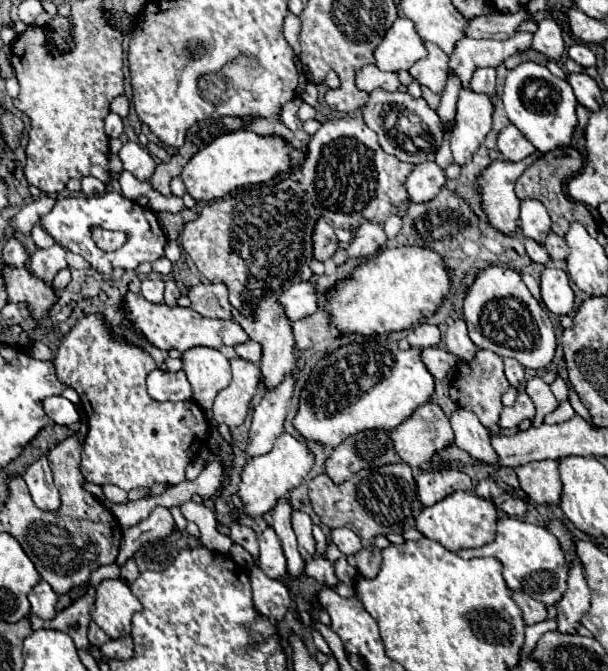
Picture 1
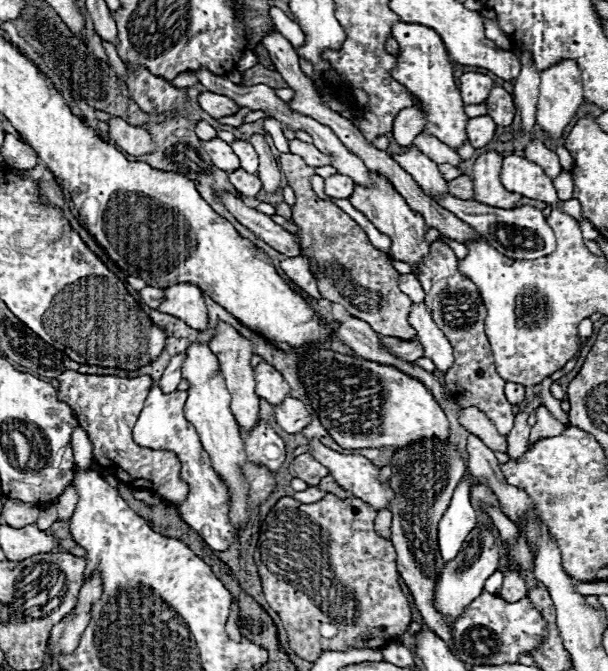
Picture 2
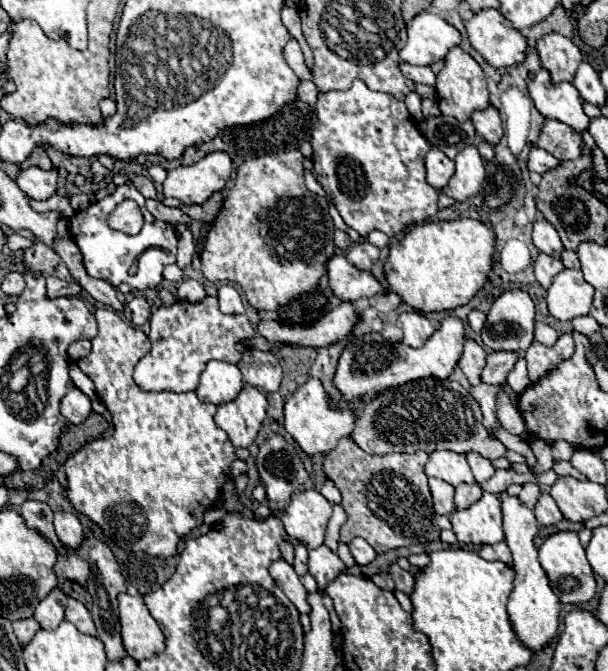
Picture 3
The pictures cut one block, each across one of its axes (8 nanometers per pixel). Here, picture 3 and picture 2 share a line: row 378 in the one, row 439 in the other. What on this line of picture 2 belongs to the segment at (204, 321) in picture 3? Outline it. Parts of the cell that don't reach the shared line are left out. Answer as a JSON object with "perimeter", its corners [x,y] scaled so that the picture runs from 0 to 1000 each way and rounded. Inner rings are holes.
{"perimeter":[[[253,569],[250,581],[240,593],[240,602],[227,620],[227,629],[220,635],[220,659],[230,665],[240,665],[240,668],[253,668],[253,671],[289,674],[289,680],[299,692],[299,715],[306,715],[313,721],[313,736],[309,736],[306,748],[299,754],[293,754],[296,772],[309,784],[316,784],[349,820],[368,823],[368,820],[375,820],[378,808],[388,799],[388,790],[375,775],[378,739],[375,739],[372,721],[352,703],[345,683],[336,674],[319,635],[303,623],[306,587],[309,584],[303,584],[303,581],[286,581],[280,587],[270,587],[263,572]]]}

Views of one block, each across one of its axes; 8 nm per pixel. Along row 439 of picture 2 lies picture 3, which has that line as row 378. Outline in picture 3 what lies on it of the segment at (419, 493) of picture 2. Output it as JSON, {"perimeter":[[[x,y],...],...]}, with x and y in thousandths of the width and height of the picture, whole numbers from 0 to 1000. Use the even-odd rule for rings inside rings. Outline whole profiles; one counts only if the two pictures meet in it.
{"perimeter":[[[684,566],[681,572],[664,572],[655,578],[641,578],[609,596],[592,623],[586,626],[582,644],[576,647],[582,662],[589,662],[605,677],[641,677],[641,674],[711,674],[711,671],[743,671],[753,677],[789,677],[803,686],[816,686],[832,677],[832,668],[822,656],[803,647],[803,641],[793,635],[793,614],[770,581],[763,581],[747,566]]]}

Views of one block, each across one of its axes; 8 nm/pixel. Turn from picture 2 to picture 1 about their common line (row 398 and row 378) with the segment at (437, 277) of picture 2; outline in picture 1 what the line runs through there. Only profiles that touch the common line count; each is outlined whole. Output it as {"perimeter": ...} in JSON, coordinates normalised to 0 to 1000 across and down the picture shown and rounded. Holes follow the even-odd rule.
{"perimeter":[[[786,522],[776,539],[763,539],[750,557],[747,566],[740,569],[740,593],[750,605],[766,608],[770,614],[780,614],[793,635],[806,641],[809,647],[822,647],[826,638],[819,638],[822,614],[826,614],[826,587],[839,578],[839,569],[829,560],[829,542],[826,534],[806,522]]]}

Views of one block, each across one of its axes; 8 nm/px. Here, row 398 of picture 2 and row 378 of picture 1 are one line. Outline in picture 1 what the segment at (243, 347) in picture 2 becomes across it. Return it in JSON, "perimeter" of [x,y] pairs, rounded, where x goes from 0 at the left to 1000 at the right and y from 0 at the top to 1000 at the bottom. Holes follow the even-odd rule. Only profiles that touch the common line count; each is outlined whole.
{"perimeter":[[[398,534],[378,537],[382,566],[378,575],[359,584],[349,608],[349,632],[372,632],[375,638],[388,638],[401,632],[401,623],[411,608],[411,596],[418,593],[428,572],[428,551]]]}

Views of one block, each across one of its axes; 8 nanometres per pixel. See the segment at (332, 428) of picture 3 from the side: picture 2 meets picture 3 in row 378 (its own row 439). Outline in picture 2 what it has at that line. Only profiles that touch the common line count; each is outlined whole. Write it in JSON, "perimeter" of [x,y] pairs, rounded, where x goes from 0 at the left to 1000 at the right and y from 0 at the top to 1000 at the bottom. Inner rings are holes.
{"perimeter":[[[510,653],[507,668],[510,677],[543,700],[543,706],[563,727],[569,727],[586,742],[599,745],[618,760],[638,757],[638,748],[645,745],[648,733],[638,727],[638,721],[618,715],[622,697],[605,683],[589,677],[549,674],[520,653]]]}

